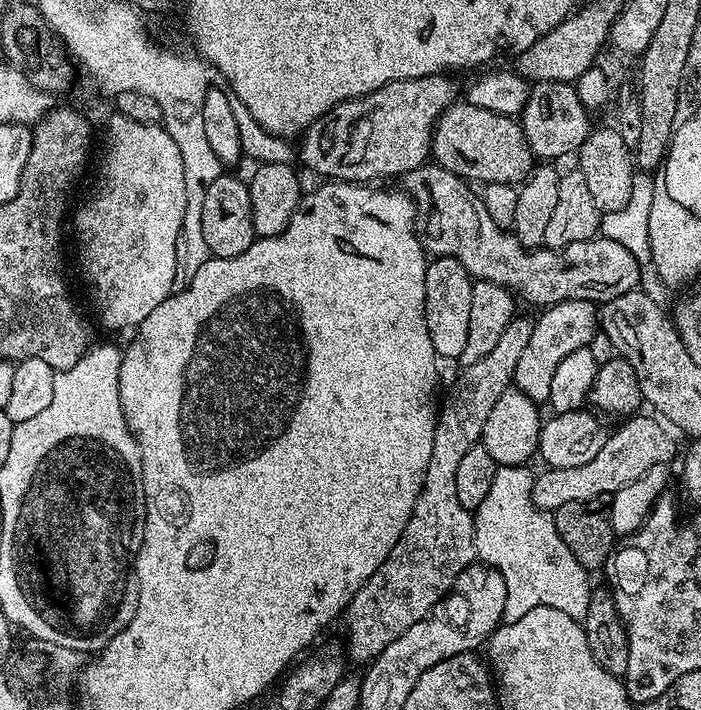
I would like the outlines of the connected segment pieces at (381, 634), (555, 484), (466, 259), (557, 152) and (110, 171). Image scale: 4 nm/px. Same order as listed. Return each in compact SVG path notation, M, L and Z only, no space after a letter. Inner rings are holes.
M517 315L513 318L506 326L506 330L502 330L502 338L498 338L494 350L490 350L486 358L478 358L478 362L467 365L463 369L464 373L457 378L456 385L449 390L448 397L445 400L443 397L436 418L430 466L426 466L426 478L422 482L422 490L418 494L414 510L410 514L410 522L406 522L406 530L402 530L386 562L382 562L382 566L378 566L378 570L370 574L370 578L358 590L358 594L354 594L343 617L344 624L348 627L349 657L352 655L354 659L364 660L363 662L375 660L379 652L386 650L386 646L394 642L394 638L406 634L410 626L421 623L429 615L427 612L448 591L451 593L455 589L456 580L462 574L462 570L466 570L477 559L472 525L474 516L462 506L462 502L458 502L458 465L460 459L470 450L470 446L481 443L480 435L494 402L498 401L513 383L512 372L518 366L518 358L522 358L522 350L526 350L526 342L530 342L532 325L533 321L527 320L524 316Z
M633 414L608 441L586 462L577 468L545 467L544 473L537 475L532 482L532 500L541 510L555 510L566 502L586 502L611 497L613 492L622 490L630 482L642 478L646 470L655 464L668 464L676 452L676 444L668 437L669 429L659 419L651 420L645 414ZM668 431L668 432L667 432ZM549 508L549 509L548 509Z
M426 162L421 168L415 168L402 178L403 191L412 197L422 223L418 228L420 245L424 247L425 253L429 257L449 256L458 258L462 266L466 266L468 275L476 280L494 282L498 286L507 288L513 297L525 300L528 304L540 304L547 306L566 302L567 300L590 300L593 302L603 302L613 300L627 292L637 291L640 284L641 261L626 250L626 246L621 246L619 242L614 242L610 238L599 234L590 240L582 242L570 242L570 246L561 248L550 248L541 246L538 248L524 248L516 240L511 231L501 230L490 218L490 213L486 211L483 199L479 195L472 193L473 185L460 176L450 174L450 170L441 168L435 162Z
M536 82L531 85L528 101L518 117L518 123L524 129L524 137L533 157L544 162L556 162L559 156L579 153L582 142L590 131L588 116L589 109L582 106L572 84Z
M112 114L108 120L108 145L104 148L96 193L76 212L80 268L89 286L96 291L102 327L112 332L120 332L123 328L135 330L172 295L178 284L178 249L182 244L185 218L186 178L182 175L182 154L178 154L174 138L170 138L160 124L134 122Z

